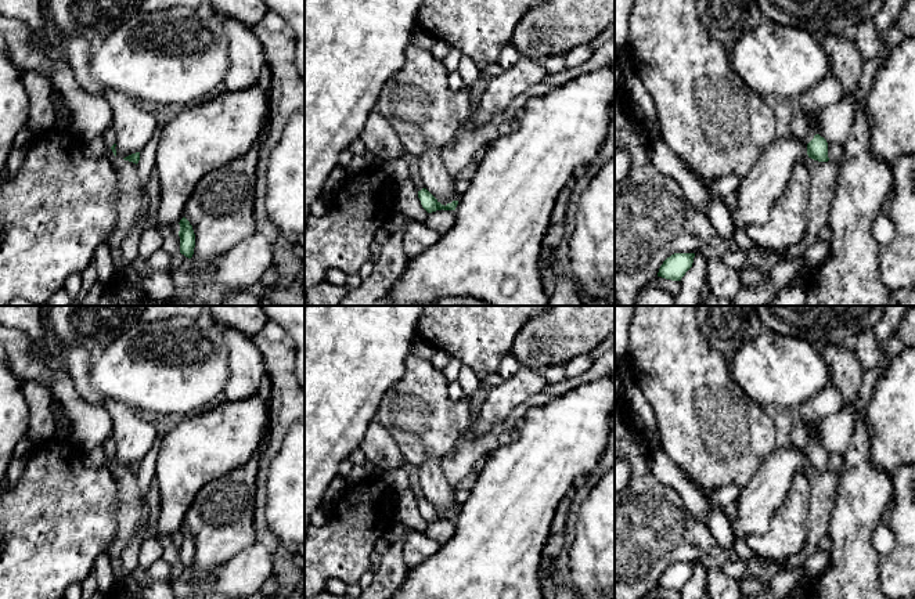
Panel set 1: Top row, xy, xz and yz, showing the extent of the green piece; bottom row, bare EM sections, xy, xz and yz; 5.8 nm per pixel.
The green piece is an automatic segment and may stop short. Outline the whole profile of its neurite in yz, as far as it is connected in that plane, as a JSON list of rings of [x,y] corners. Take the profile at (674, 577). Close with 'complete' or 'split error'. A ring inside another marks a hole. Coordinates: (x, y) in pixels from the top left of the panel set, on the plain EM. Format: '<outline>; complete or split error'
[[[674,563],[667,567],[659,578],[658,587],[681,591],[685,582],[692,577],[695,563]]]; complete

